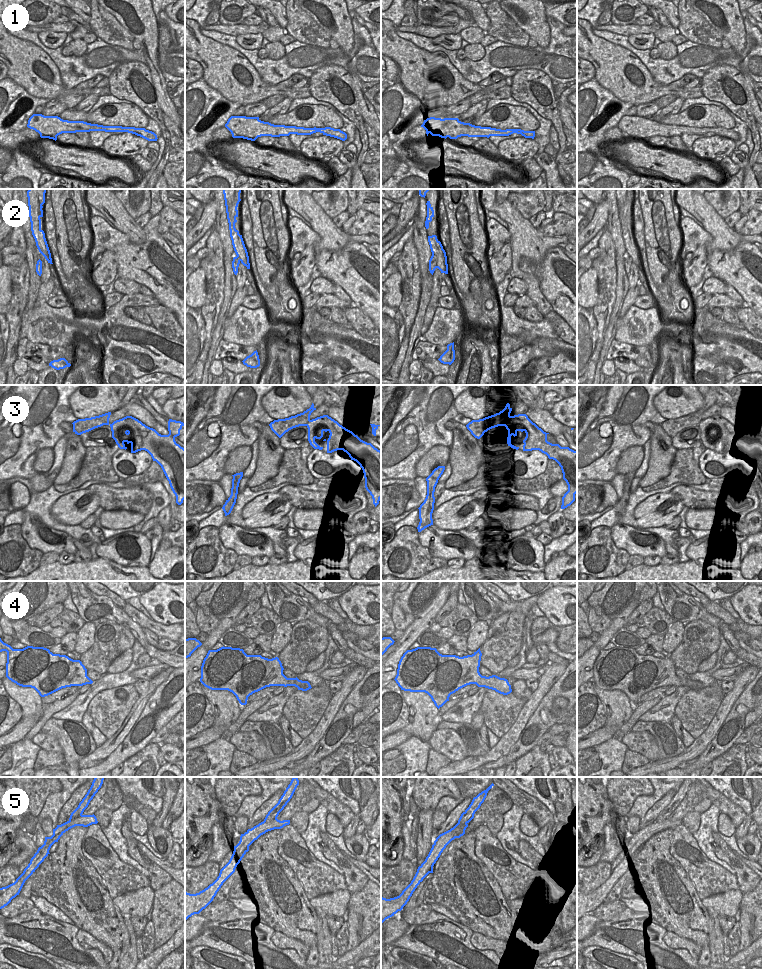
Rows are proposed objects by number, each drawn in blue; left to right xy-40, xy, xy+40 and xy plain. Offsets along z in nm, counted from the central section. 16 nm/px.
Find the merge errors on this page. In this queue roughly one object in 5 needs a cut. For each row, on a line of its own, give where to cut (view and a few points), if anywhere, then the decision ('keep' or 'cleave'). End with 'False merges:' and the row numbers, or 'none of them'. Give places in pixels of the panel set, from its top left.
1: no cut | keep
2: xy+40 (432, 254), (436, 257), (436, 265), (438, 267) | cleave
3: xy+40 (511, 416), (504, 425) | cleave
4: no cut | keep
5: xy-40 (82, 815), (69, 820) | cleave
False merges: 2, 3, 5

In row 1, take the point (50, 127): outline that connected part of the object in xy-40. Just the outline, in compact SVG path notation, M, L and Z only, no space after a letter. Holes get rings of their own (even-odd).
M33 114L27 127L35 130L41 138L57 140L57 136L62 133L105 131L105 132L128 132L140 136L148 141L157 141L157 135L145 128L122 127L122 126L103 126L91 124L84 121L68 121L58 116L44 116Z

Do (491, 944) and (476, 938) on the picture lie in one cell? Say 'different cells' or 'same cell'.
same cell

